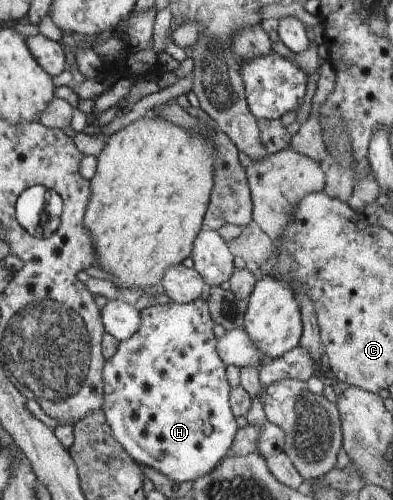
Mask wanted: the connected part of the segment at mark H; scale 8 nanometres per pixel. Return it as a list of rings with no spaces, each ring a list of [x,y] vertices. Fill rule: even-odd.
[[[202,297],[194,302],[177,303],[174,301],[163,305],[153,305],[141,310],[140,328],[131,334],[130,338],[119,341],[117,351],[112,357],[106,359],[103,366],[103,406],[107,422],[111,427],[111,433],[123,446],[123,449],[142,467],[150,467],[178,482],[193,482],[197,478],[212,472],[224,458],[233,443],[237,433],[237,420],[229,405],[229,392],[231,391],[226,381],[226,367],[219,357],[216,345],[217,338],[214,335],[214,319],[211,317],[209,306]]]

